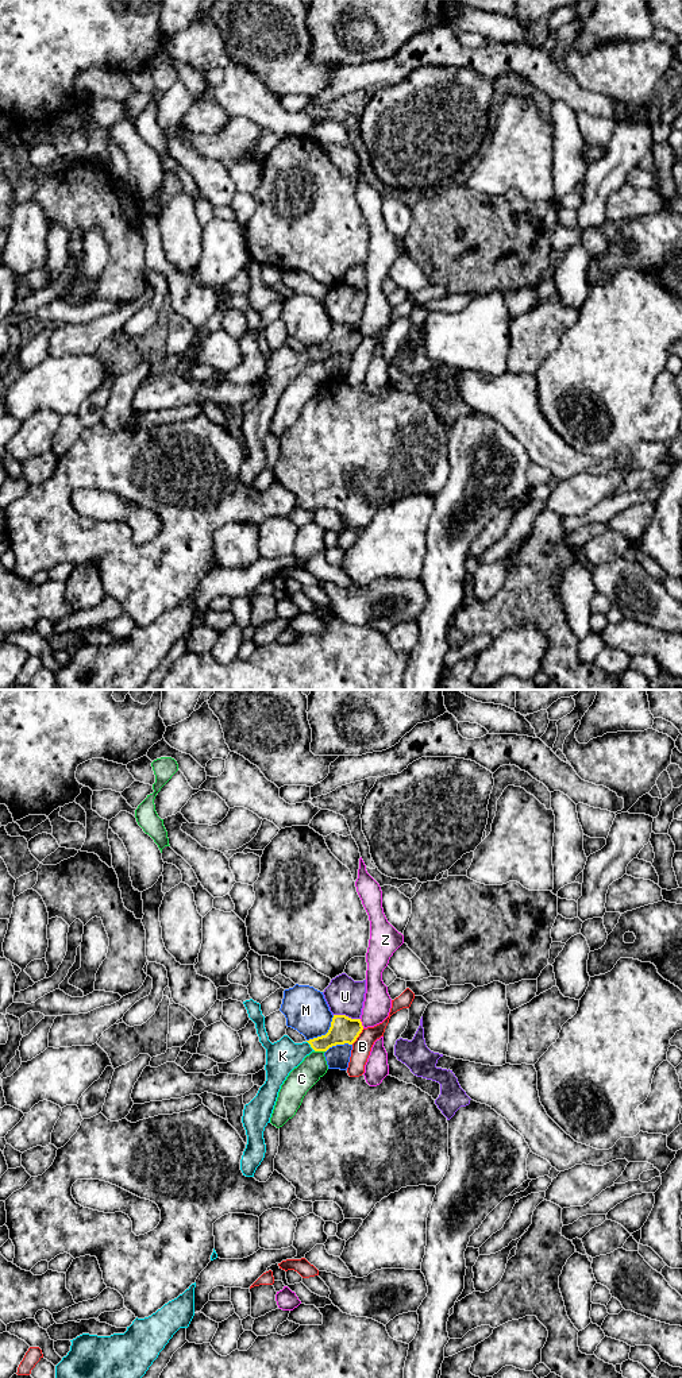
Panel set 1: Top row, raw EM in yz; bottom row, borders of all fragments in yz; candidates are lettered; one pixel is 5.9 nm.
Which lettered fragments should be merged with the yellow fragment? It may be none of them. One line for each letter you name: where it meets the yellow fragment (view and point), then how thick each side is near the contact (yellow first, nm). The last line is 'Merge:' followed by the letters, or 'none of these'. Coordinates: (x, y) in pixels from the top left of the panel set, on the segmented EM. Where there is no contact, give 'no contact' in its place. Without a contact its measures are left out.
K: yz (311, 1046) | 160/190 nm
Merge: K

